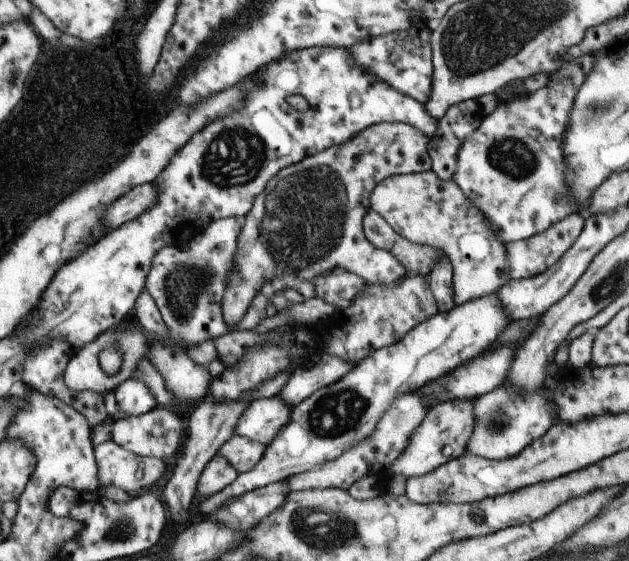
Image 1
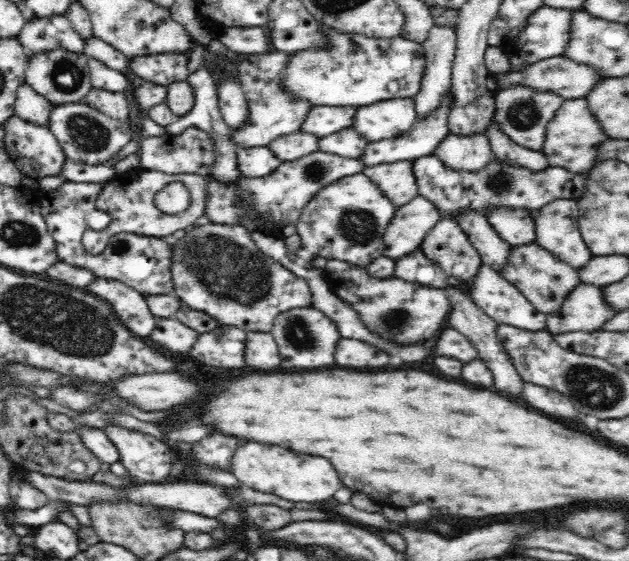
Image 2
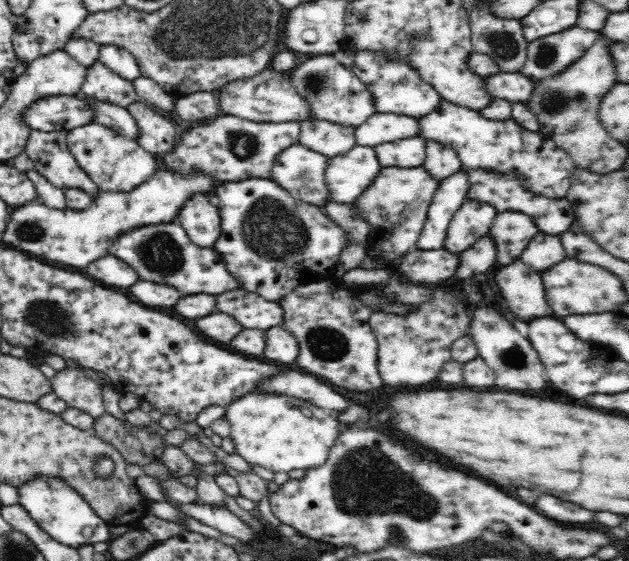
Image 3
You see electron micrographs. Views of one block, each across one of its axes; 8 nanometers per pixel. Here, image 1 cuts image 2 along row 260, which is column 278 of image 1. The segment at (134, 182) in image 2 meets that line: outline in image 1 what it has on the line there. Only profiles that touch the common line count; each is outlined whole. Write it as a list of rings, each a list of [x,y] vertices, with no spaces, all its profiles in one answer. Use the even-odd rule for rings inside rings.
[[[383,122],[369,126],[343,145],[331,146],[277,172],[242,220],[236,260],[233,262],[233,271],[227,276],[227,289],[221,304],[223,319],[229,328],[232,329],[244,318],[254,297],[275,276],[289,274],[307,282],[332,270],[342,270],[361,276],[370,285],[398,285],[405,277],[405,268],[391,252],[376,248],[366,238],[363,218],[371,209],[369,196],[382,180],[392,175],[431,170],[429,141],[429,136],[419,128],[406,123]]]

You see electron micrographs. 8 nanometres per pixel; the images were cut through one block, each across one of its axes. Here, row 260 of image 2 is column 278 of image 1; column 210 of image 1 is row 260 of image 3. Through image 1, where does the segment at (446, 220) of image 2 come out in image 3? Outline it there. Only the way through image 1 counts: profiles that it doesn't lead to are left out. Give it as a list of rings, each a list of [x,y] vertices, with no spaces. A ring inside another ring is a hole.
[[[504,210],[498,213],[488,232],[496,245],[496,262],[500,267],[512,264],[539,232],[535,222],[525,212]]]

